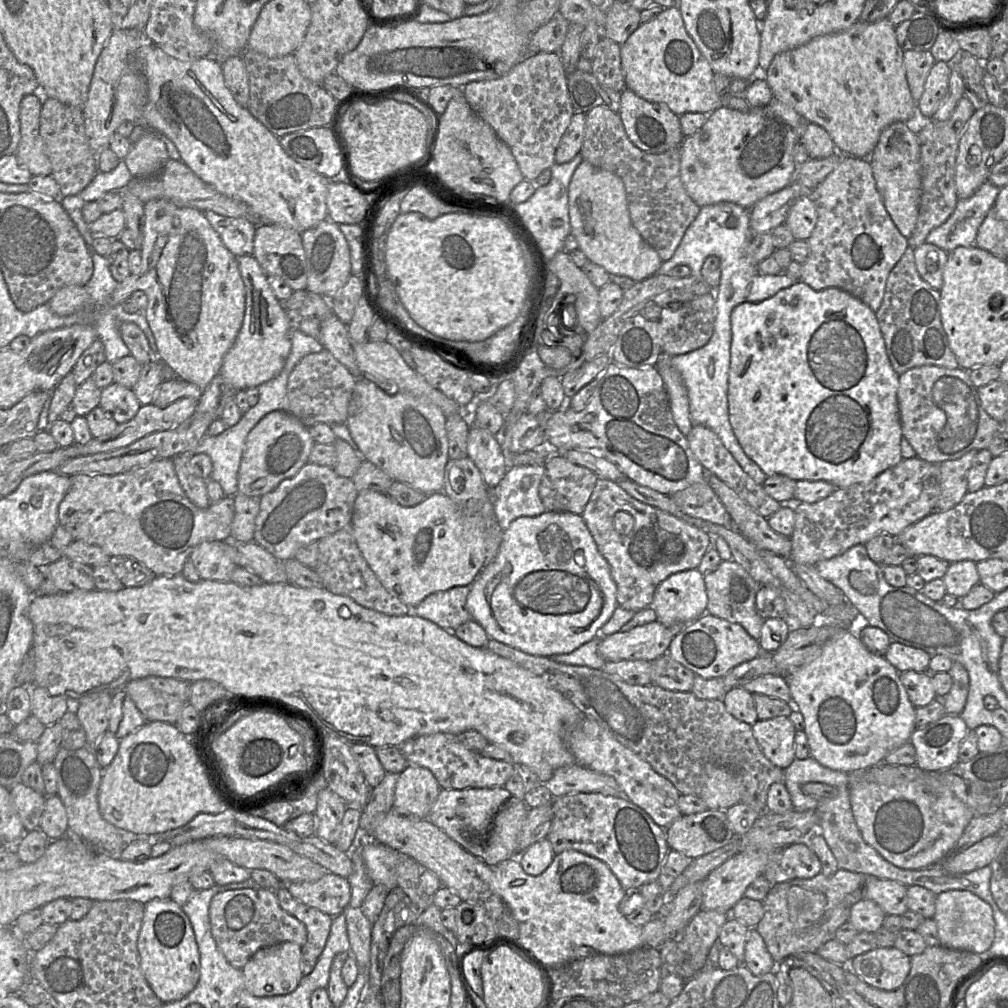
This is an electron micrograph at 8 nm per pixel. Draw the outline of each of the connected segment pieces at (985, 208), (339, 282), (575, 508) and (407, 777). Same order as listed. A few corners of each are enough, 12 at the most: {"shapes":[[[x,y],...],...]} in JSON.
{"shapes":[[[986,181],[931,230],[926,243],[946,252],[976,246],[999,187]],[[327,215],[301,233],[306,290],[332,300],[352,275],[349,246]],[[553,453],[539,496],[547,511],[582,514],[598,477]],[[408,764],[392,810],[427,818],[440,790],[429,769]]]}

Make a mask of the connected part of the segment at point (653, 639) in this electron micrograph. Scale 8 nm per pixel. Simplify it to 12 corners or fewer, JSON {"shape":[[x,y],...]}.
{"shape":[[656,620],[601,637],[605,661],[653,661],[686,624]]}

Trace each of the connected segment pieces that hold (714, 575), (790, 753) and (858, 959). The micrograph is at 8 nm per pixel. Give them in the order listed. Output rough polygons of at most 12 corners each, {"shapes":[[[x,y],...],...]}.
{"shapes":[[[734,560],[704,575],[707,613],[758,640],[760,585]],[[787,716],[757,720],[752,732],[764,755],[787,768],[796,728]],[[877,947],[848,967],[865,983],[891,991],[908,976],[911,957]]]}

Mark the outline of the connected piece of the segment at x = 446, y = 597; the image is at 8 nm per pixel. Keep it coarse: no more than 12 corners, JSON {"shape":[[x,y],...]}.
{"shape":[[470,587],[432,593],[411,613],[453,632],[473,620]]}

